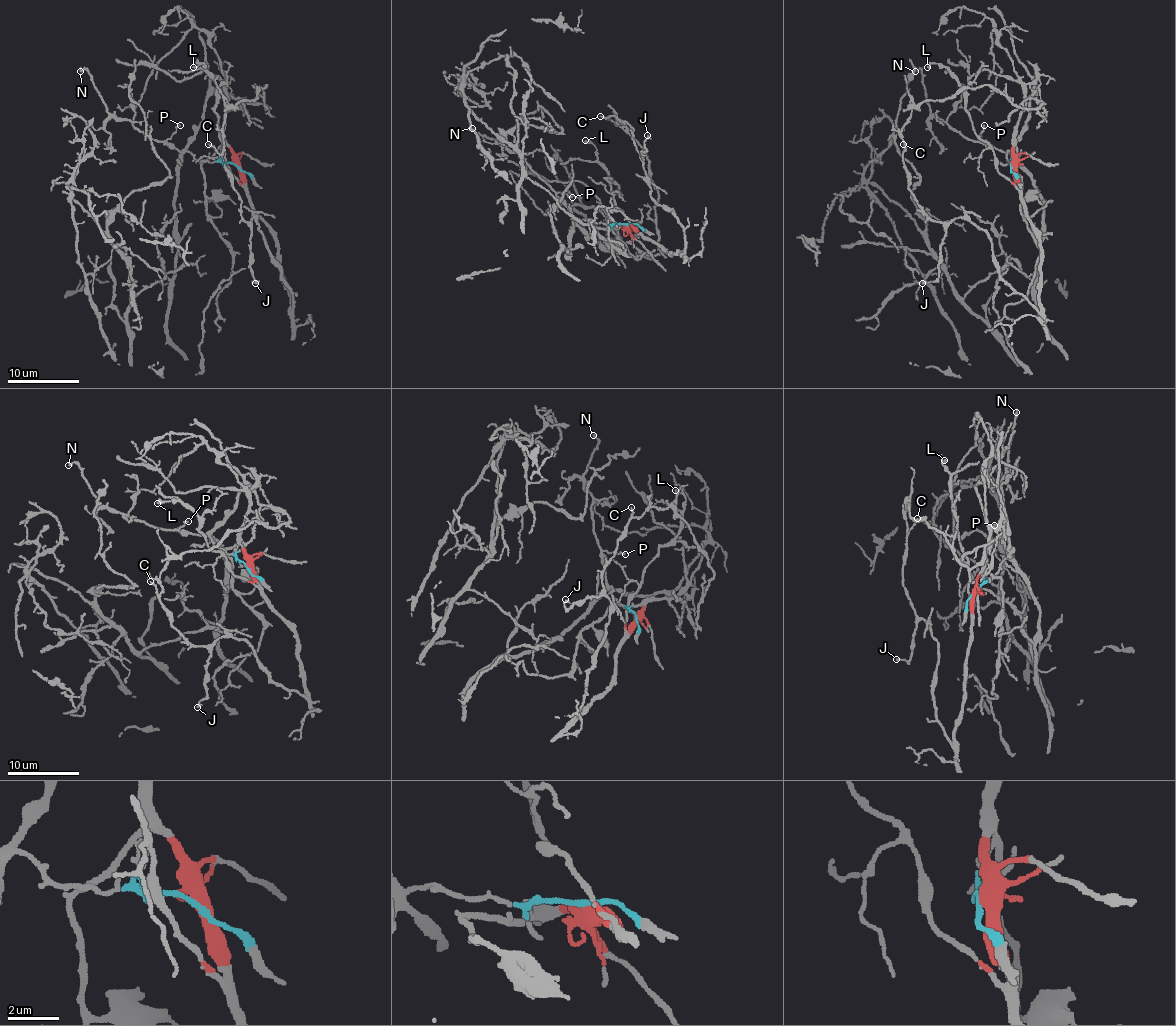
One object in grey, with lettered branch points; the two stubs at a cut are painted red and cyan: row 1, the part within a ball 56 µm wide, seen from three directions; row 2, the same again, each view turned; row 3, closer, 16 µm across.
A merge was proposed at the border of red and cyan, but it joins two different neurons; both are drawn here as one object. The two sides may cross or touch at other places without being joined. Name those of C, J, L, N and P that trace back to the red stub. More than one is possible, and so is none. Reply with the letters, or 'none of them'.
C, J, L

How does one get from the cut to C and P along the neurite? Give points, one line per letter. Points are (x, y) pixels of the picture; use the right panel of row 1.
C: (1012, 166), (1039, 238), (1037, 308), (999, 274), (981, 229), (963, 218), (934, 222), (918, 204), (903, 144)
P: (1012, 166), (1006, 151), (979, 139), (985, 124)

